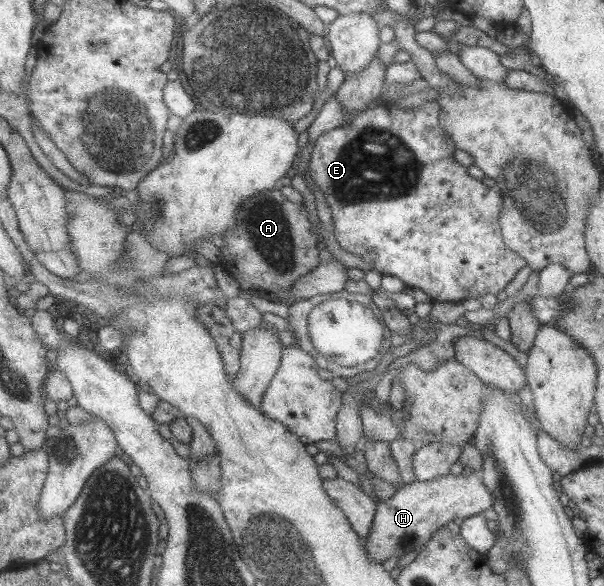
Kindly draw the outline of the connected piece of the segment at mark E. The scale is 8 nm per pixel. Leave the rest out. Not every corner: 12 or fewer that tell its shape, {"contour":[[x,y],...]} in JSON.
{"contour":[[388,99],[309,159],[341,249],[432,302],[526,262],[434,100]]}

